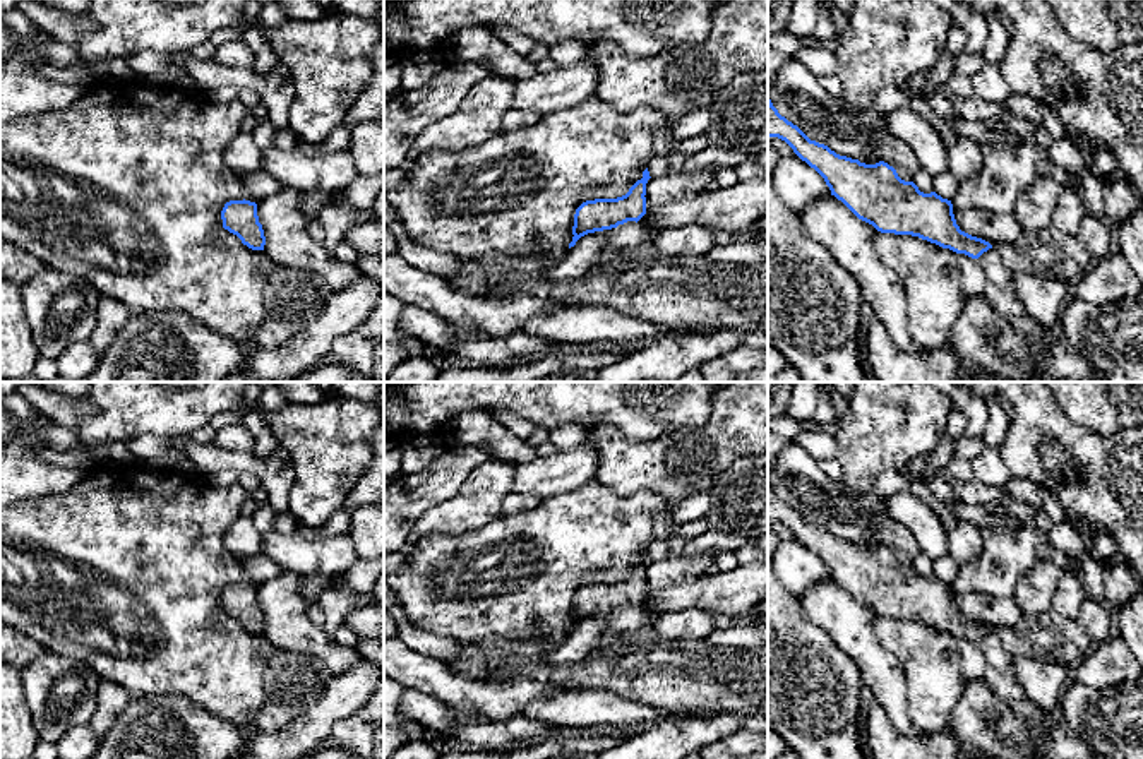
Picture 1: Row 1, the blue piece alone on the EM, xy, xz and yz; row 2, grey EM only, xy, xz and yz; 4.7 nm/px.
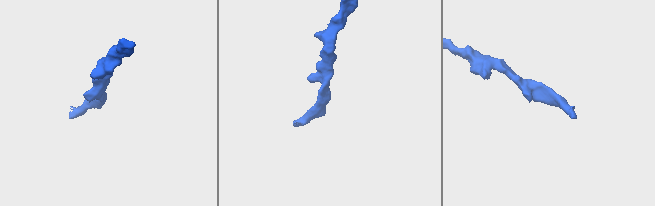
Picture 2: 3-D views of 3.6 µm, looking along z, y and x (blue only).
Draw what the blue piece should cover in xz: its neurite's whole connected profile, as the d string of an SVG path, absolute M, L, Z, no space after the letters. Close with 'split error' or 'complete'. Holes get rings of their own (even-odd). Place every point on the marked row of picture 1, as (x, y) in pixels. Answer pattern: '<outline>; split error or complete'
M648 168L643 171L643 178L637 180L625 195L617 197L617 199L595 199L595 200L586 200L583 202L574 214L574 226L572 226L572 242L569 243L569 248L576 245L576 242L595 231L603 231L607 230L605 236L605 247L601 250L600 259L596 264L589 269L588 274L574 279L574 281L564 281L564 283L555 283L548 278L548 272L559 264L562 254L552 254L550 257L545 257L540 250L535 250L530 255L524 257L507 257L502 254L487 254L480 259L470 259L470 257L456 257L458 259L458 272L452 276L444 276L444 281L458 290L464 291L468 295L487 295L487 296L518 296L518 295L526 295L526 296L543 296L543 298L554 298L559 303L564 305L601 305L601 307L610 307L624 315L637 317L648 322L668 326L675 331L704 331L704 329L732 329L732 331L740 331L740 332L757 332L757 334L766 334L768 336L768 262L757 262L754 266L747 264L737 264L737 262L709 262L704 257L677 257L677 255L665 255L661 254L655 245L653 245L653 233L639 224L637 221L646 214L646 183L649 180L649 171Z; split error

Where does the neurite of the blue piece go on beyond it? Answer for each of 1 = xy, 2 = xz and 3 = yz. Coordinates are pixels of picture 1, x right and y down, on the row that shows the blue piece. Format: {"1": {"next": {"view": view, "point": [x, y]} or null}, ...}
{"1": {"next": null}, "2": {"next": {"view": "xz", "point": [688, 293]}}, "3": {"next": null}}

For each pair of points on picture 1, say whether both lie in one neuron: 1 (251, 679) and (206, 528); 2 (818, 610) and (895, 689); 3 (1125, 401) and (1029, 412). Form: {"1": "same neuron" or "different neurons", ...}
{"1": "same neuron", "2": "same neuron", "3": "different neurons"}

